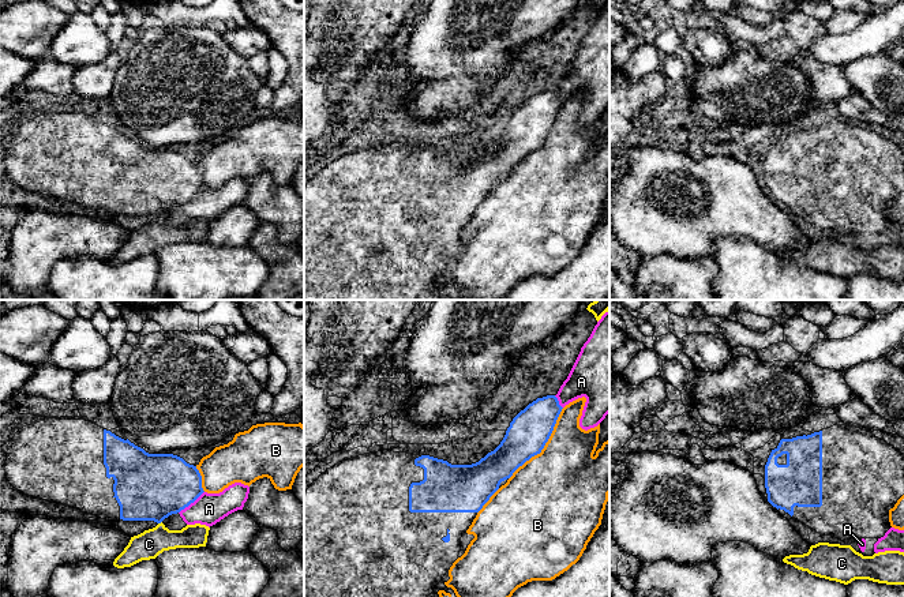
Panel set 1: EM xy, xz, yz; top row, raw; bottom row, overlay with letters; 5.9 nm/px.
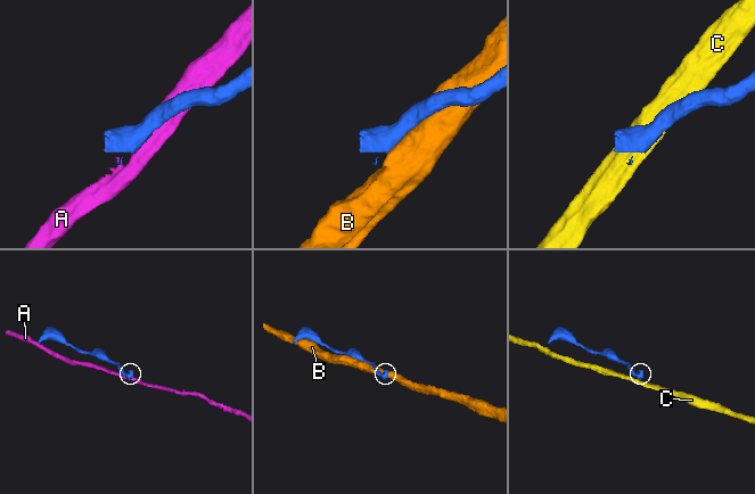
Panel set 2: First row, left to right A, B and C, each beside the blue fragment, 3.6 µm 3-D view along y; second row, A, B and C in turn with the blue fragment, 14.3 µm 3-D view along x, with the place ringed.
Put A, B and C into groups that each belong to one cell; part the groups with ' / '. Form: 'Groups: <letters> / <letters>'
Groups: A B / C

